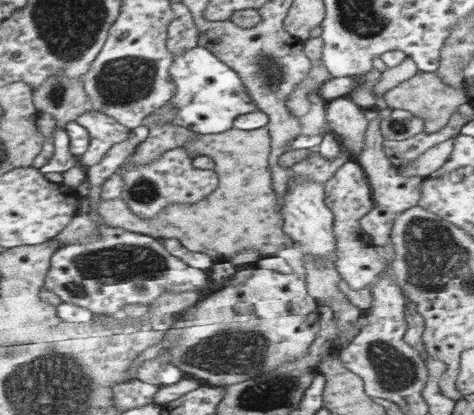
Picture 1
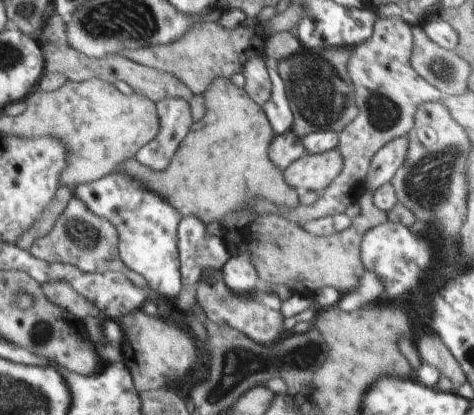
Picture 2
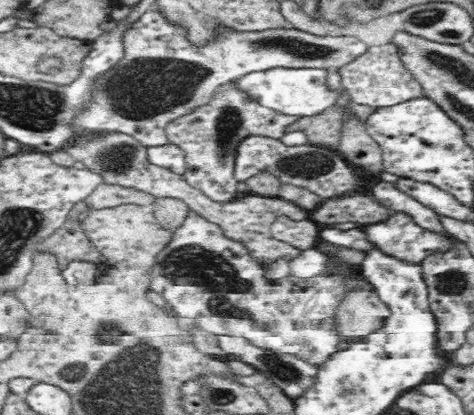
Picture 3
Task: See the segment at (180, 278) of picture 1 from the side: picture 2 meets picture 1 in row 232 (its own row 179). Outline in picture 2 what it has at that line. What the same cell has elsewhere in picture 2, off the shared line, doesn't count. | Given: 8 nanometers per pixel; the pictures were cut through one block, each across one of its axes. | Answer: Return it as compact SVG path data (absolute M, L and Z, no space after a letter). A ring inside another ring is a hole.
M115 170L97 182L81 184L73 192L75 198L87 204L87 208L91 208L97 216L107 218L111 224L115 224L119 230L119 248L123 262L139 276L145 276L153 290L165 294L167 298L177 298L177 294L183 290L179 260L181 222L185 218L183 212L167 202L163 194L147 188L141 180L121 170Z

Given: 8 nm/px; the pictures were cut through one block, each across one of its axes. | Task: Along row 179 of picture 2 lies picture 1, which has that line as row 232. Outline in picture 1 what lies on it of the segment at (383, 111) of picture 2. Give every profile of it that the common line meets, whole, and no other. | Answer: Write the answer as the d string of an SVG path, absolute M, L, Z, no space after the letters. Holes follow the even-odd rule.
M353 160L345 162L339 168L339 172L335 172L335 176L331 176L331 180L327 180L323 186L327 188L327 206L331 208L331 212L335 216L335 222L333 222L335 236L337 236L335 268L337 268L341 280L349 284L351 294L359 294L361 288L367 288L369 284L373 284L387 266L387 258L383 256L383 252L377 246L373 246L373 240L361 228L361 218L373 208L371 186L369 186L365 174L361 172L359 164Z

